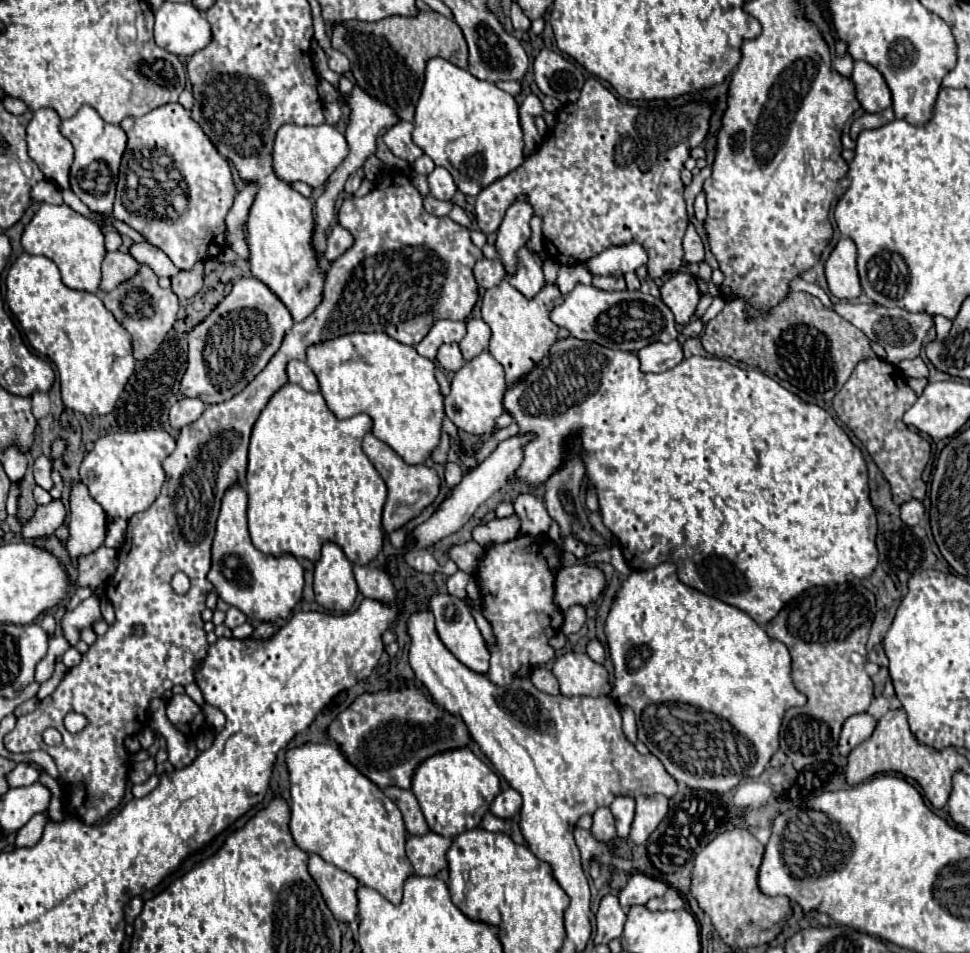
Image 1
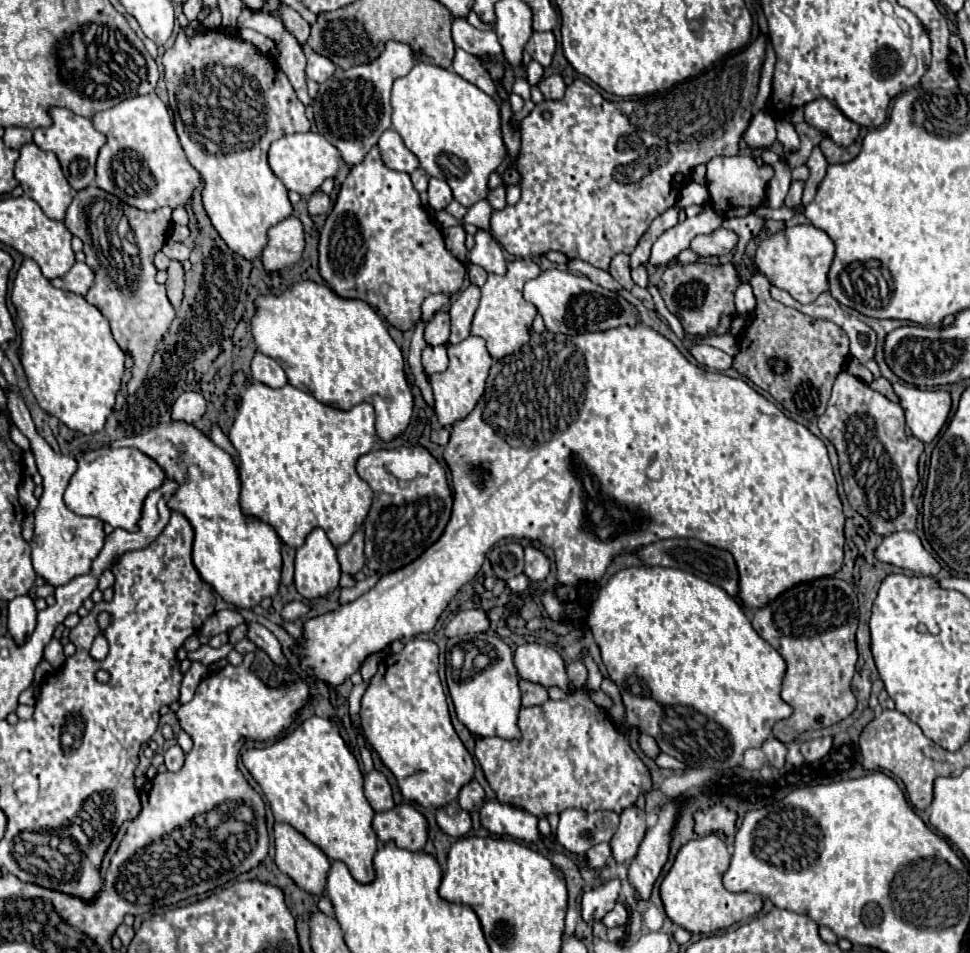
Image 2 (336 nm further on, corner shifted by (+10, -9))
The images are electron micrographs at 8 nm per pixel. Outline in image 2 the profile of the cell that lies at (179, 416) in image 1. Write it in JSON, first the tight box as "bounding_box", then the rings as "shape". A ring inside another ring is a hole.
{"bounding_box":[172,392,206,424],"shape":[[[184,392],[172,406],[172,420],[184,420],[196,424],[206,412],[206,400],[198,392]]]}

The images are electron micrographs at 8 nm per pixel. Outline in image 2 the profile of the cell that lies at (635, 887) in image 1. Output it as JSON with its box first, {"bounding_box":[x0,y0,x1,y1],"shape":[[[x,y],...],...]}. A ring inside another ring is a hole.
{"bounding_box":[602,904,628,928],"shape":[[[616,904],[604,918],[602,922],[606,924],[606,928],[616,928],[616,926],[624,926],[628,924],[628,910],[624,908],[624,904]]]}

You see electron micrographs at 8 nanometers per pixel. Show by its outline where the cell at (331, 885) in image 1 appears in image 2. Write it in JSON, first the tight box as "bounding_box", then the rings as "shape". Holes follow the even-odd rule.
{"bounding_box":[274,824,330,894],"shape":[[[274,824],[274,842],[276,866],[302,890],[322,894],[330,870],[328,856],[290,824]]]}

